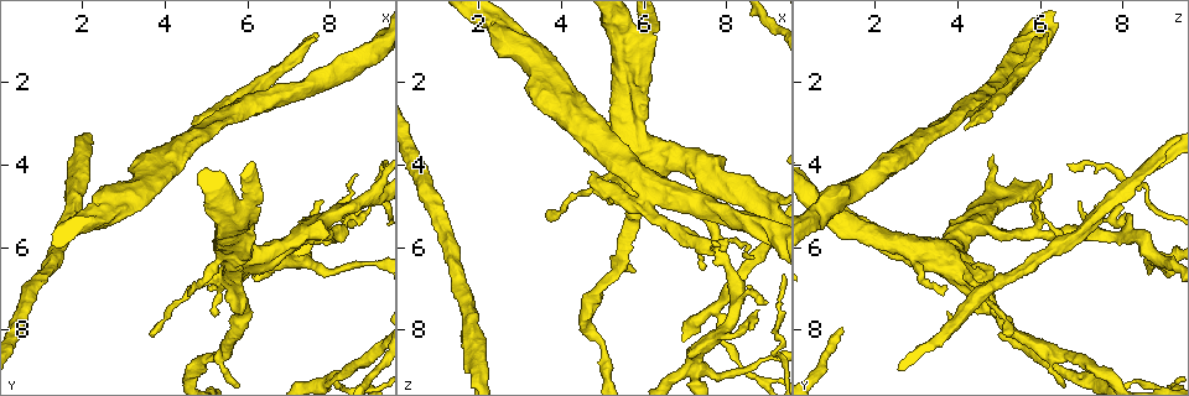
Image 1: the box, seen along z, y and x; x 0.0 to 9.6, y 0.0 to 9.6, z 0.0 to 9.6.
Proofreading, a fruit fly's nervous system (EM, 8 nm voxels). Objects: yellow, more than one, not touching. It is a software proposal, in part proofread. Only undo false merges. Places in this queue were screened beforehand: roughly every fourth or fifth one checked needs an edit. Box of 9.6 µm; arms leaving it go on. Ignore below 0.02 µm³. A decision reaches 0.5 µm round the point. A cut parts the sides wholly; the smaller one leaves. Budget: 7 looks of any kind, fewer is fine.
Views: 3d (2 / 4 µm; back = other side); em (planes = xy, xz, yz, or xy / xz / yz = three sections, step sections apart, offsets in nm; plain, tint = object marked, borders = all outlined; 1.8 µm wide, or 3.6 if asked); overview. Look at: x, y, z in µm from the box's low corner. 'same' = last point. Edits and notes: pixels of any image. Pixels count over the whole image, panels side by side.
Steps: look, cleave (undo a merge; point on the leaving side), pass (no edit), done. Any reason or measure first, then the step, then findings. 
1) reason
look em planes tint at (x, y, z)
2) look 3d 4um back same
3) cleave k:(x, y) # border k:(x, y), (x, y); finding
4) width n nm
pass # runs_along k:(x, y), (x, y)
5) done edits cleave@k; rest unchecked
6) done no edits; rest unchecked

looks like a crossing
look 3d 2um at (7.20, 6.20, 8.80)

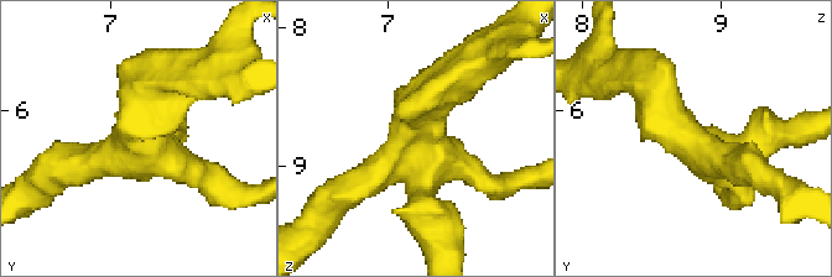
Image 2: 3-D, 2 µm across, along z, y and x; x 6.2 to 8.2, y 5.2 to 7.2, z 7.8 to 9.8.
look em yz step 8 tint at (7.24, 6.22, 8.76)

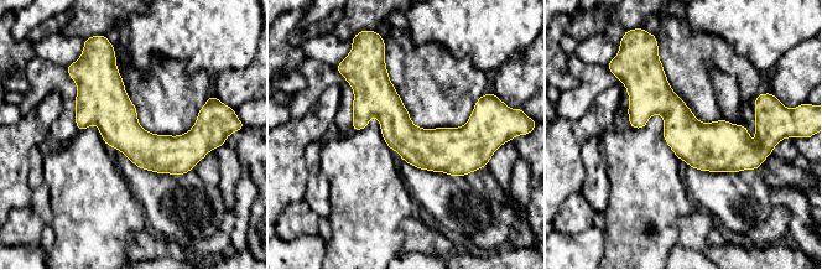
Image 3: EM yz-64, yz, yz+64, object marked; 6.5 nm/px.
pass # runs_along 3:(628, 84), (703, 143), (757, 141); all the same neuron

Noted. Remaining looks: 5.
arms part here
look em 3.6um xz step 4 tint at (7.80, 5.70, 5.75)

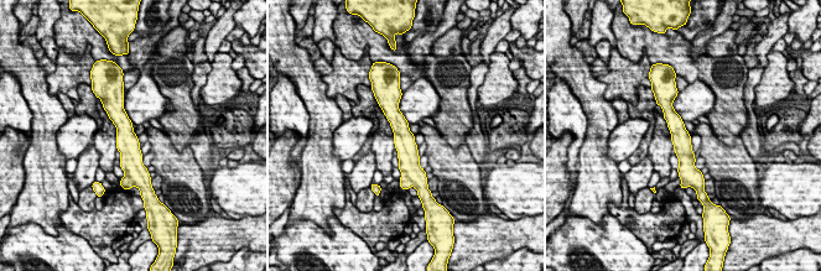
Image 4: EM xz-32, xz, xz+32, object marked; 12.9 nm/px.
cut it another way
look em 3.6um planes tint same

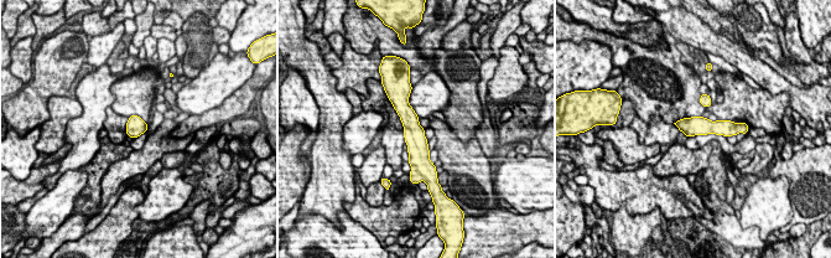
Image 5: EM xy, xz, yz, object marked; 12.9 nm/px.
pass # runs_along 5:(405, 96), (415, 138), (415, 165); all the same neuron

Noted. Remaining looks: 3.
touches itself
look 3d 4um at (6.05, 6.15, 2.20)

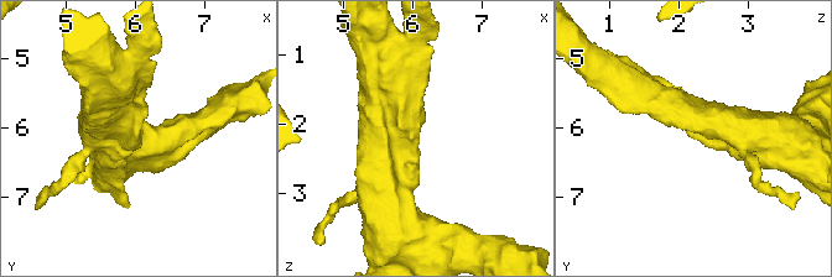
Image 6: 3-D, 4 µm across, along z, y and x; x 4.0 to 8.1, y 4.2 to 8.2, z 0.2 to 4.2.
look em planes tint at (6.05, 6.15, 2.20)

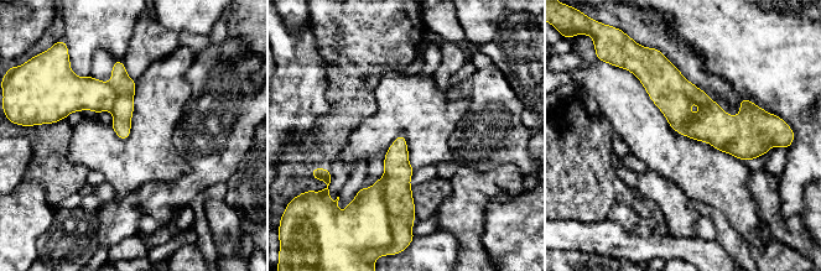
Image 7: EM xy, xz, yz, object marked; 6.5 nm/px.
cleave 7:(398, 193) # border 7:(383, 176), (384, 207), (390, 222); two neurons meet here

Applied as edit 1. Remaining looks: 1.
done edits cleave@7; rest unchecked

